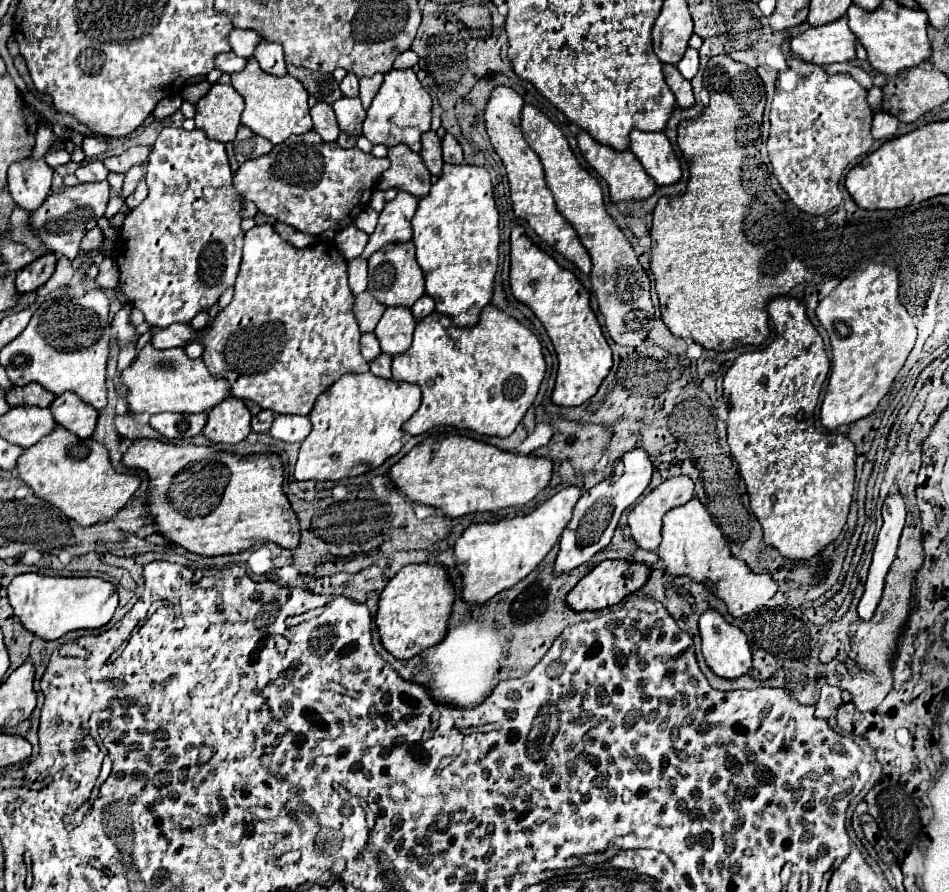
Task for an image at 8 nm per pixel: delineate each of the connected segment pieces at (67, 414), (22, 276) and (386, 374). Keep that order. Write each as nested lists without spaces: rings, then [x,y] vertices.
[[[65,392],[57,396],[49,410],[59,426],[69,430],[71,434],[77,434],[79,438],[91,438],[99,412],[89,404],[83,404],[75,394]]]
[[[45,252],[37,260],[33,260],[31,264],[23,266],[15,278],[17,290],[27,294],[27,292],[33,292],[39,286],[43,286],[51,278],[51,274],[55,272],[55,264],[57,264],[57,256],[53,252]]]
[[[379,354],[371,364],[369,364],[369,372],[379,376],[379,378],[391,378],[391,356],[387,354]]]

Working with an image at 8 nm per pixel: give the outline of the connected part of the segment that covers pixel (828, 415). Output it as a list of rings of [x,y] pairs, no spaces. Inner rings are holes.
[[[871,262],[865,270],[857,270],[819,304],[817,318],[819,324],[827,330],[831,338],[831,350],[833,350],[833,362],[831,362],[831,376],[827,384],[827,392],[821,404],[821,424],[829,430],[835,430],[843,424],[853,424],[859,418],[869,416],[879,400],[889,392],[893,378],[905,364],[911,348],[915,346],[917,326],[913,316],[907,312],[907,308],[899,302],[897,296],[899,290],[899,274],[895,268],[887,264],[875,264]]]

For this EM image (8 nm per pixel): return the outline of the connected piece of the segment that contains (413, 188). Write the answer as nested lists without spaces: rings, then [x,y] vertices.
[[[393,146],[389,148],[387,158],[391,160],[391,168],[385,170],[385,174],[381,174],[379,178],[379,188],[399,188],[405,190],[417,198],[425,196],[429,192],[431,186],[431,174],[425,168],[421,156],[413,150],[409,150],[409,146]]]

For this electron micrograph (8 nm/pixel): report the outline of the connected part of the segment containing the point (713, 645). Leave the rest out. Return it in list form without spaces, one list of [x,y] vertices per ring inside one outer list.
[[[707,610],[699,618],[703,658],[721,678],[739,678],[751,668],[751,648],[747,636],[729,624],[717,610]]]

